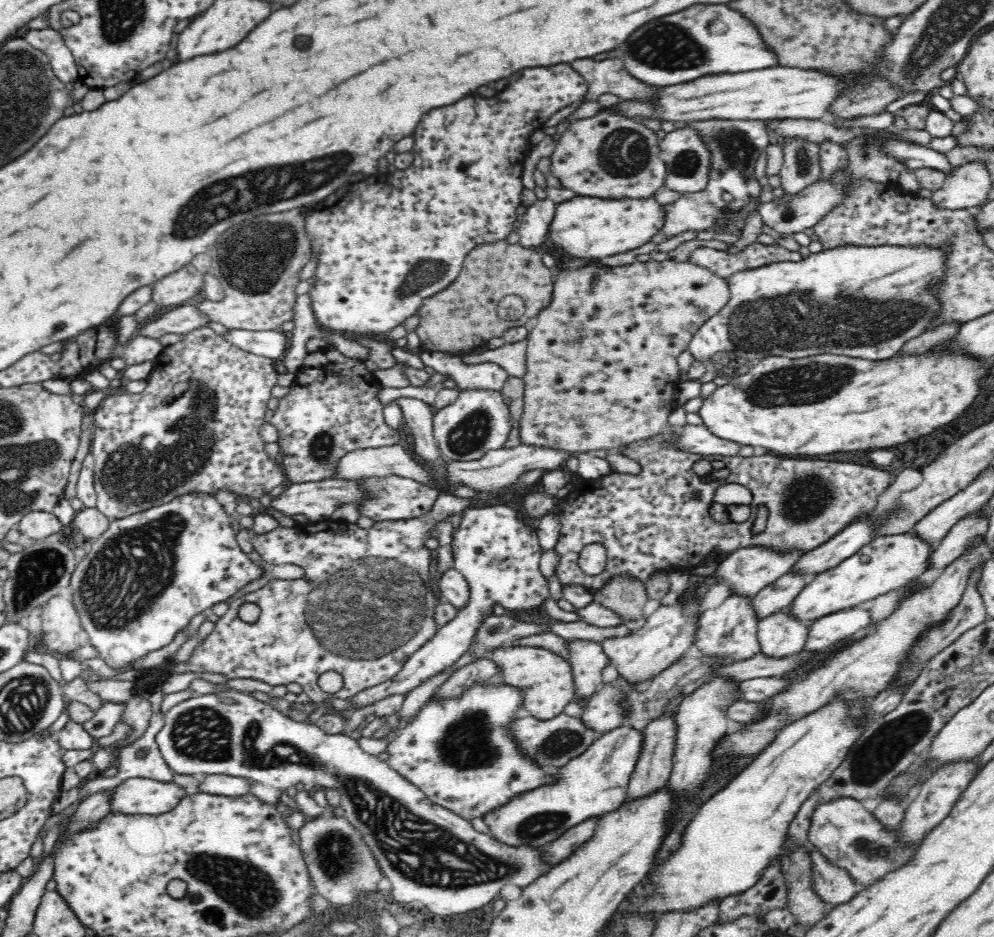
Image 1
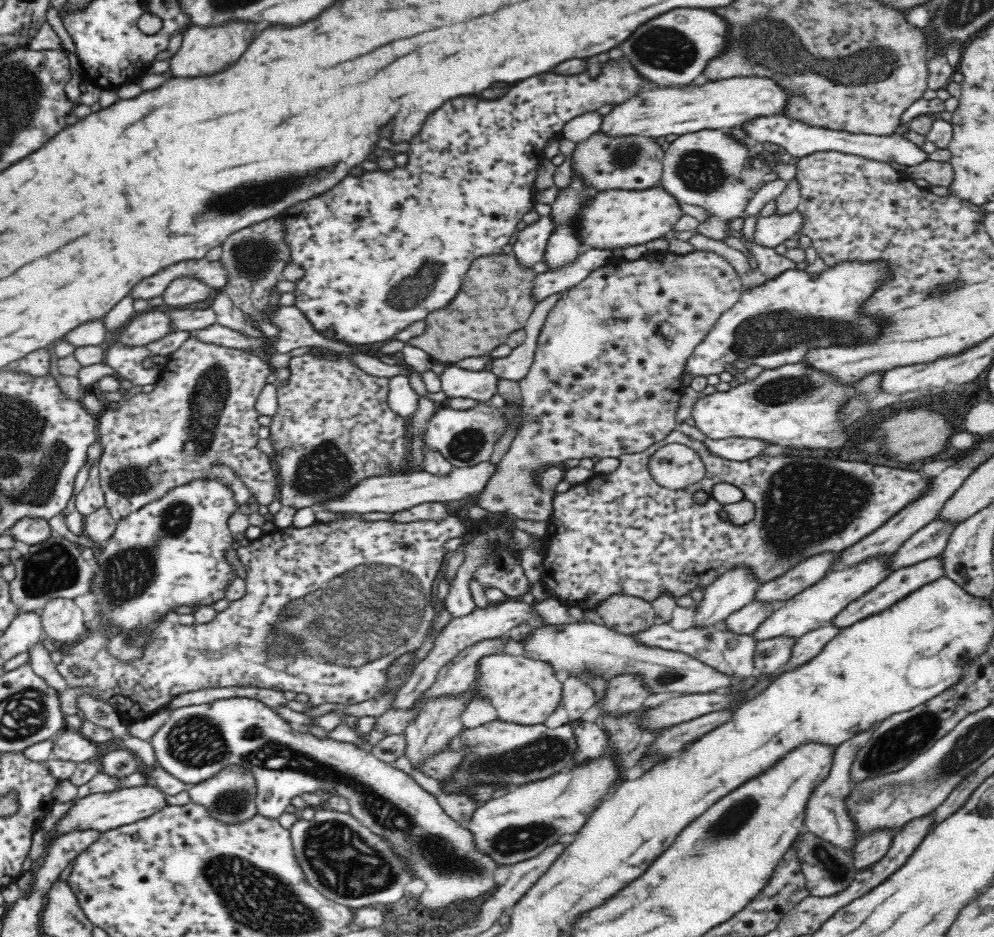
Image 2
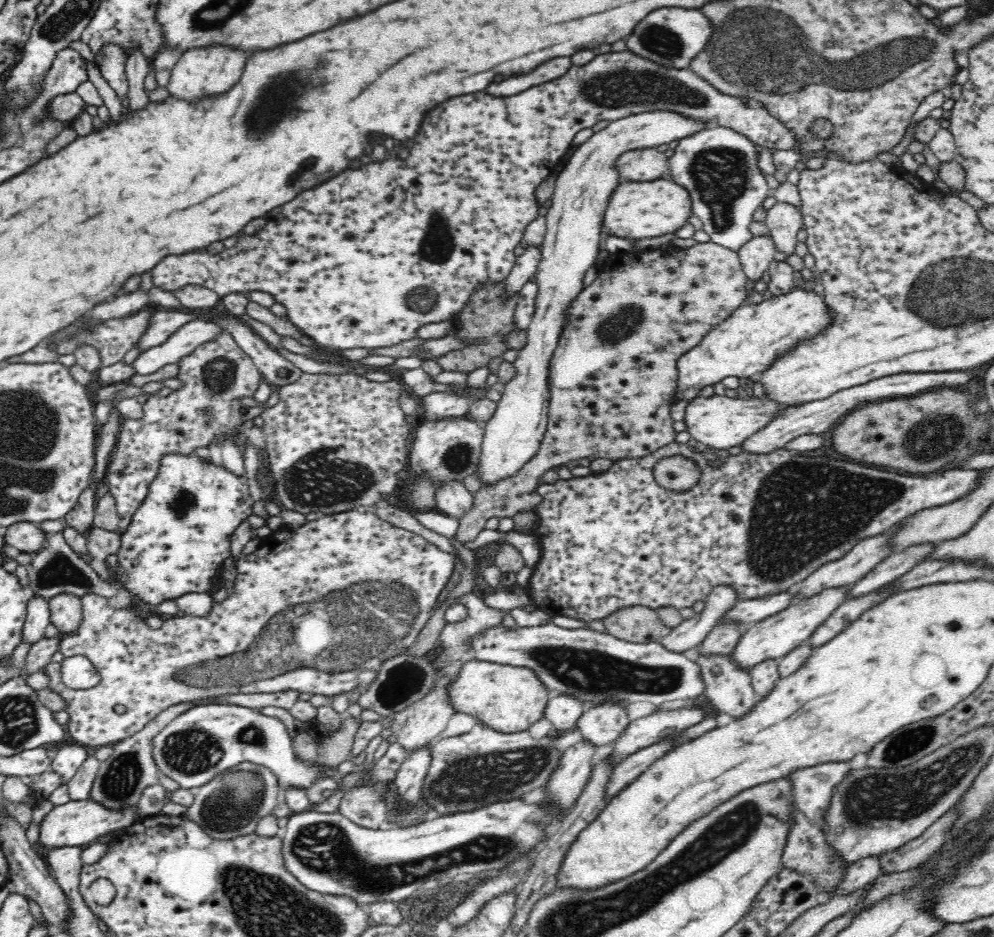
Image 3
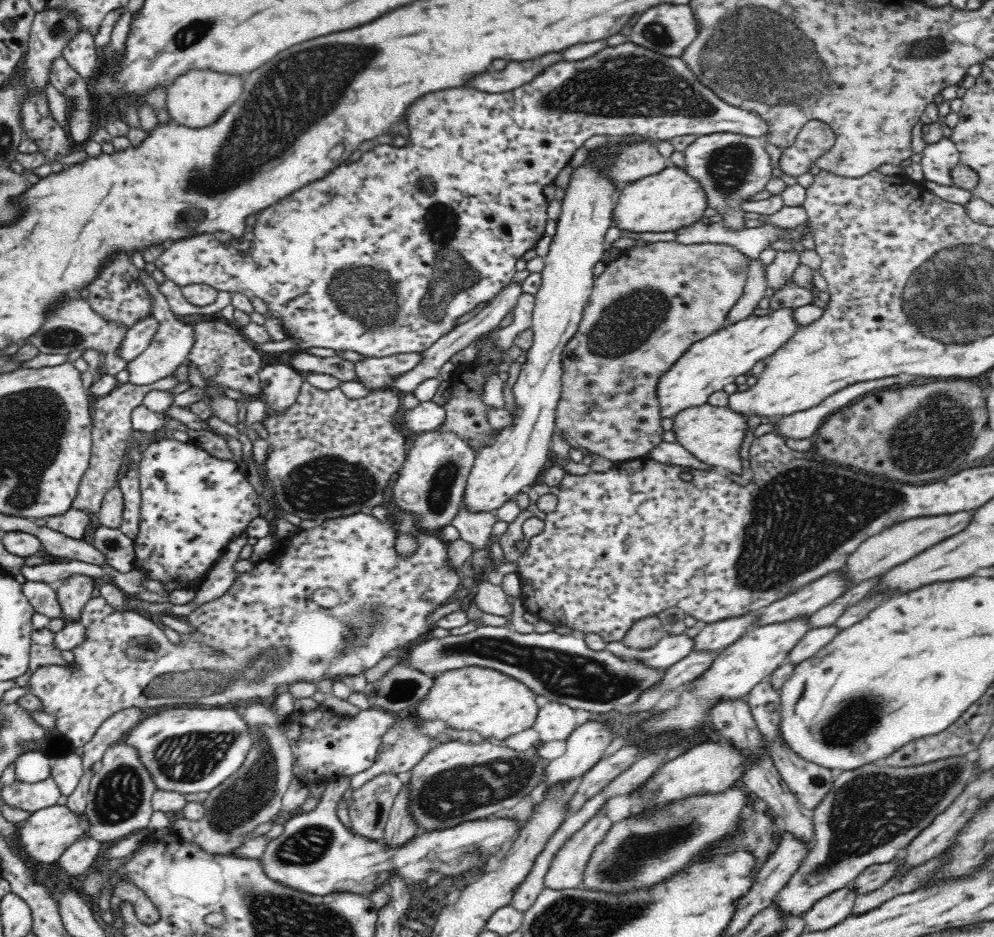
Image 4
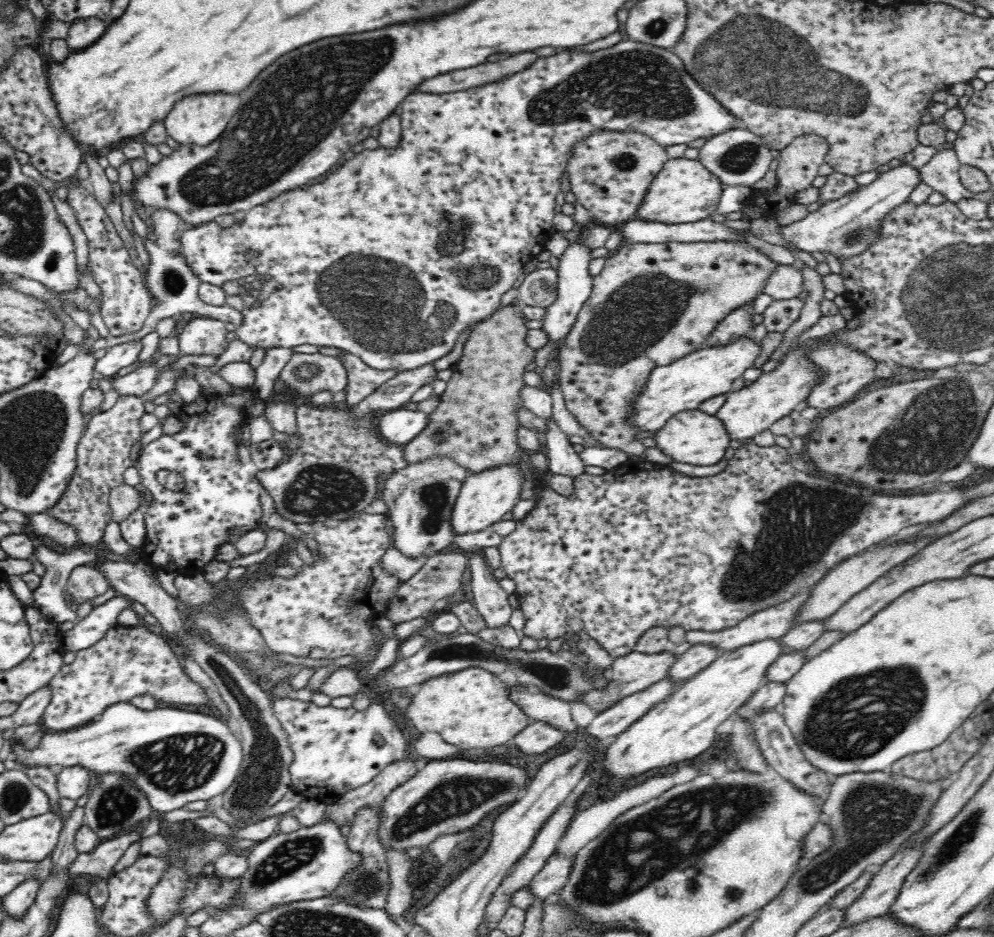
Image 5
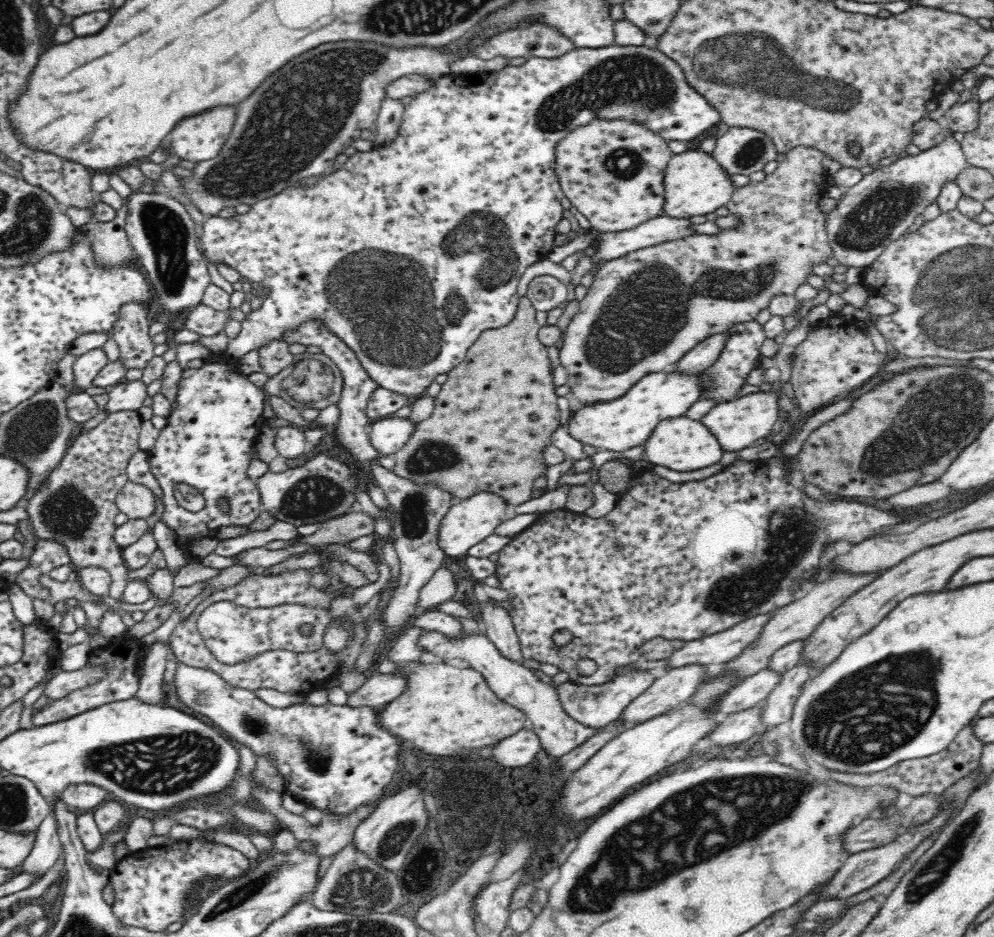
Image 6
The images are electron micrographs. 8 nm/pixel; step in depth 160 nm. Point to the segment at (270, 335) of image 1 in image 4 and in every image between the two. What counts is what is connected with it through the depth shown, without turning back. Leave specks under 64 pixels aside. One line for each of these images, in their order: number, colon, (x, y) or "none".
2: (215, 333)
3: (183, 342)
4: (171, 344)

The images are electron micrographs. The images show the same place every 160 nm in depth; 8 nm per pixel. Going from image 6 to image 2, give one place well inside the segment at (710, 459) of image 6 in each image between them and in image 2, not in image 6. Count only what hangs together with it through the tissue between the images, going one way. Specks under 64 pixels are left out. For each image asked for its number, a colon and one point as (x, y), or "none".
2: (793, 405)
3: (718, 422)
4: (712, 434)
5: (693, 437)

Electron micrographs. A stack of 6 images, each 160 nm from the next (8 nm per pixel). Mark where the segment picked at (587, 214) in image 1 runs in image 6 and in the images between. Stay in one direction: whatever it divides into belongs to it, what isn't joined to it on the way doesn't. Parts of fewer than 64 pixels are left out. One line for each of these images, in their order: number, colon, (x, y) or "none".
2: (615, 218)
3: (636, 210)
4: (672, 199)
5: (684, 190)
6: (695, 183)

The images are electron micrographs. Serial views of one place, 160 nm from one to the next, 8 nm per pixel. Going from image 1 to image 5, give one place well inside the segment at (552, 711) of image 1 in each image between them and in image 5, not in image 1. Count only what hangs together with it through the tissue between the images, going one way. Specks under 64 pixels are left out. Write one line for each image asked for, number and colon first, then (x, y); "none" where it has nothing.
2: (524, 691)
3: (507, 699)
4: (495, 705)
5: (470, 708)

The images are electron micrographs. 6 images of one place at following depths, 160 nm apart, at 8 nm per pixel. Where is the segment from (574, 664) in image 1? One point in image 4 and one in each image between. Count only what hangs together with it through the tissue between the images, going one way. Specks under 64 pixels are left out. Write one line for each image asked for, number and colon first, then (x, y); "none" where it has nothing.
2: (576, 697)
3: (563, 711)
4: (555, 721)

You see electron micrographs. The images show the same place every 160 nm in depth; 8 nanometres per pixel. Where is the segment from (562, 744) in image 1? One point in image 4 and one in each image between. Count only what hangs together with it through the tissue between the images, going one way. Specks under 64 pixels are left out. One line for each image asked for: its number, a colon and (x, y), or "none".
2: (499, 754)
3: (467, 773)
4: (454, 783)

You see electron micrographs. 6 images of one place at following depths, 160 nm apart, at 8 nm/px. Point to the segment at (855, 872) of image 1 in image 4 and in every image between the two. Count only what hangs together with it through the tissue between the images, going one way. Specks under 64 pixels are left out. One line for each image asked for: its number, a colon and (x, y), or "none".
2: (825, 816)
3: (812, 787)
4: (808, 782)

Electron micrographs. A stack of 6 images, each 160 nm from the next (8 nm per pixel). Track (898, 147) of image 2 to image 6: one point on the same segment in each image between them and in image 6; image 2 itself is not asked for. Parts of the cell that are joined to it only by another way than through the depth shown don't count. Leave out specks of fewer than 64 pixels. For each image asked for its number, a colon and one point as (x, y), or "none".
3: (363, 260)
4: (382, 256)
5: (394, 255)
6: (409, 252)

